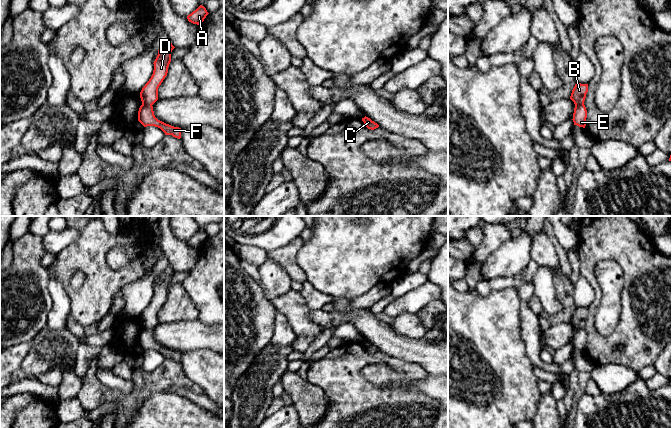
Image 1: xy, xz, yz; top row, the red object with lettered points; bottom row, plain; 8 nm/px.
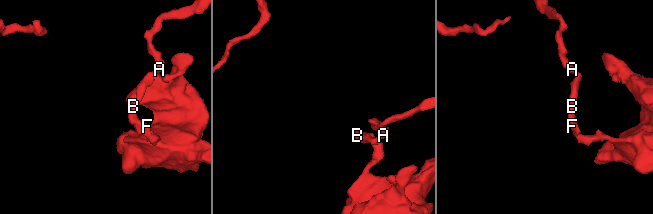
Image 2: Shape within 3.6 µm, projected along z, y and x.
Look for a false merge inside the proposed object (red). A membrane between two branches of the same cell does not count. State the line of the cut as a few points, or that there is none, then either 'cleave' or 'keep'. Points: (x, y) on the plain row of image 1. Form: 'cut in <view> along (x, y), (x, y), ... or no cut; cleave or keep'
cut in xy along (142, 326), (151, 330); cleave

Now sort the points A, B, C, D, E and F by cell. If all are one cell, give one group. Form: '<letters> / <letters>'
A B D / C E F

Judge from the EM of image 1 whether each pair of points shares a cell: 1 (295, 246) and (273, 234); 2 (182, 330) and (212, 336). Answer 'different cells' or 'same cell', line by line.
1: different cells
2: same cell

